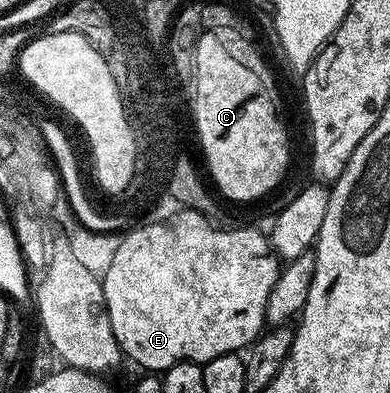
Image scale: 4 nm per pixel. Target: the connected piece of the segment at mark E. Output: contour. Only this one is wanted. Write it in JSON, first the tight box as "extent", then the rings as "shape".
{"extent":[102,208,282,372],"shape":[[[185,208],[165,222],[149,221],[148,226],[142,227],[141,230],[132,230],[128,235],[125,233],[121,237],[117,252],[114,253],[113,260],[110,261],[110,266],[102,273],[106,308],[123,357],[125,359],[133,358],[138,365],[145,366],[143,368],[145,371],[163,372],[179,362],[203,364],[214,360],[214,356],[243,351],[245,348],[251,347],[252,343],[260,337],[265,329],[266,302],[270,300],[270,290],[279,280],[282,269],[281,259],[272,249],[269,235],[265,231],[263,234],[260,230],[219,230],[218,227],[211,226],[211,224],[213,223],[198,211]]]}

